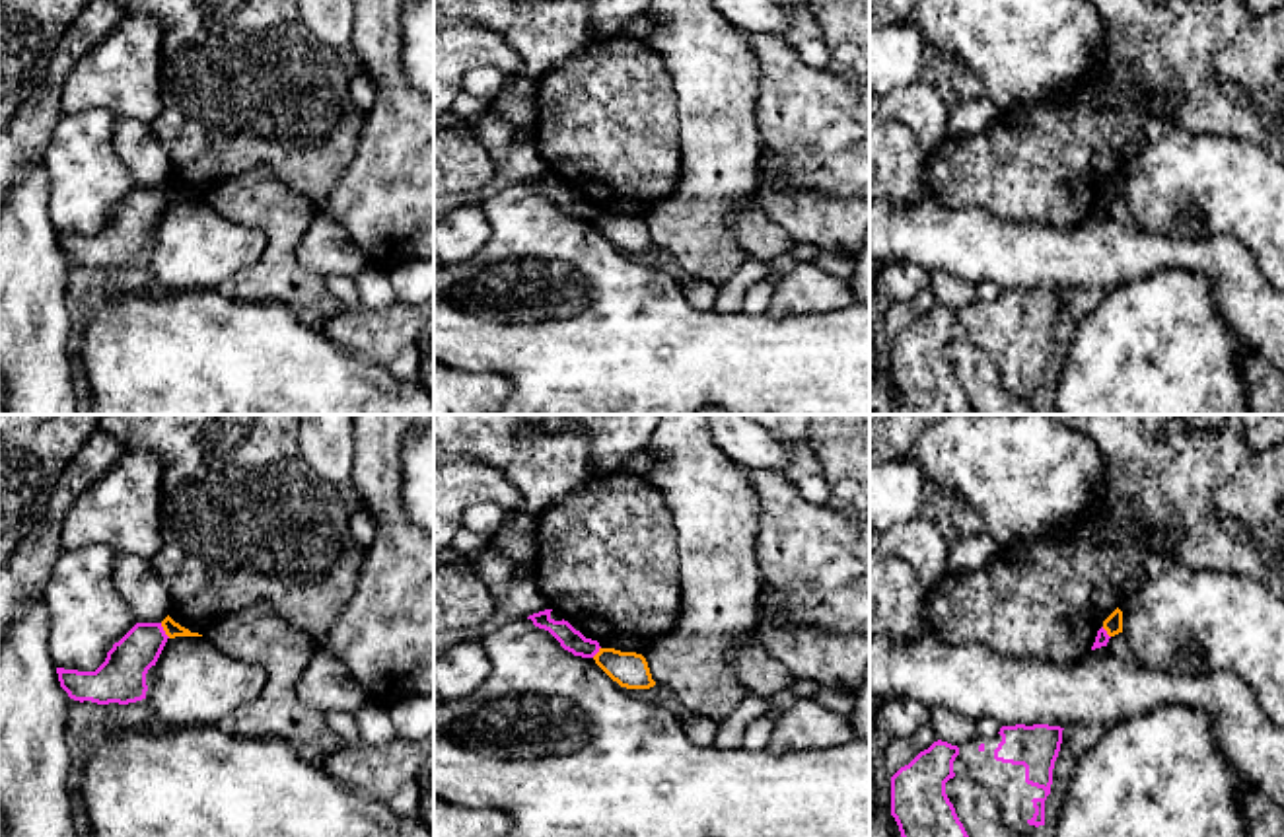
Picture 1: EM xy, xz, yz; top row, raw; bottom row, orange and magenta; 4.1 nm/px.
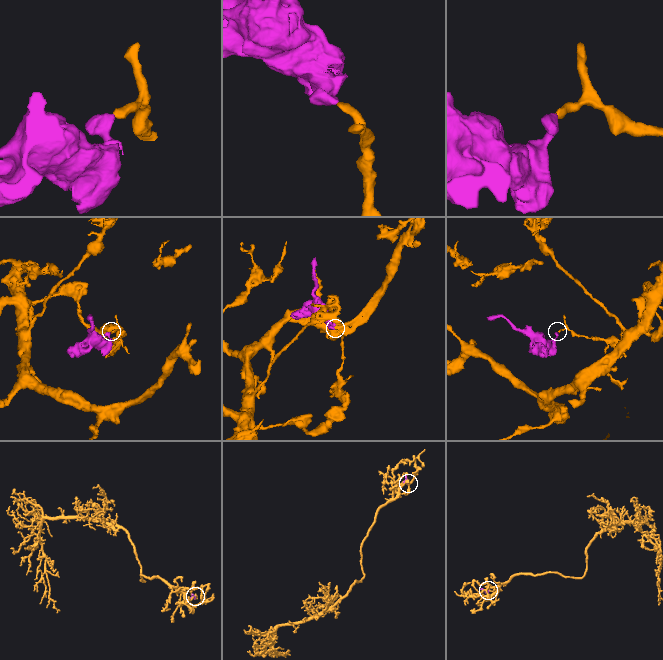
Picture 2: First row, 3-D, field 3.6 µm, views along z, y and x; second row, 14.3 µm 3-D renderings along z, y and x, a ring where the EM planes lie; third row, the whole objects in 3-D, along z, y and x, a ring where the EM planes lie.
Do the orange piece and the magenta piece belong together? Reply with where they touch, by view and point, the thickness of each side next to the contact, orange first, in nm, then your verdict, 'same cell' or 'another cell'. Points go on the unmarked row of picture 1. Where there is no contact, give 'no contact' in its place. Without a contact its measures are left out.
xy (164, 193) | 70/190 nm | another cell

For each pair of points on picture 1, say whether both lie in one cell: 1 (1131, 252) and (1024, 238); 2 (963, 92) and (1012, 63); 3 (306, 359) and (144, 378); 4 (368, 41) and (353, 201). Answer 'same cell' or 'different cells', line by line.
1: same cell
2: different cells
3: same cell
4: same cell

